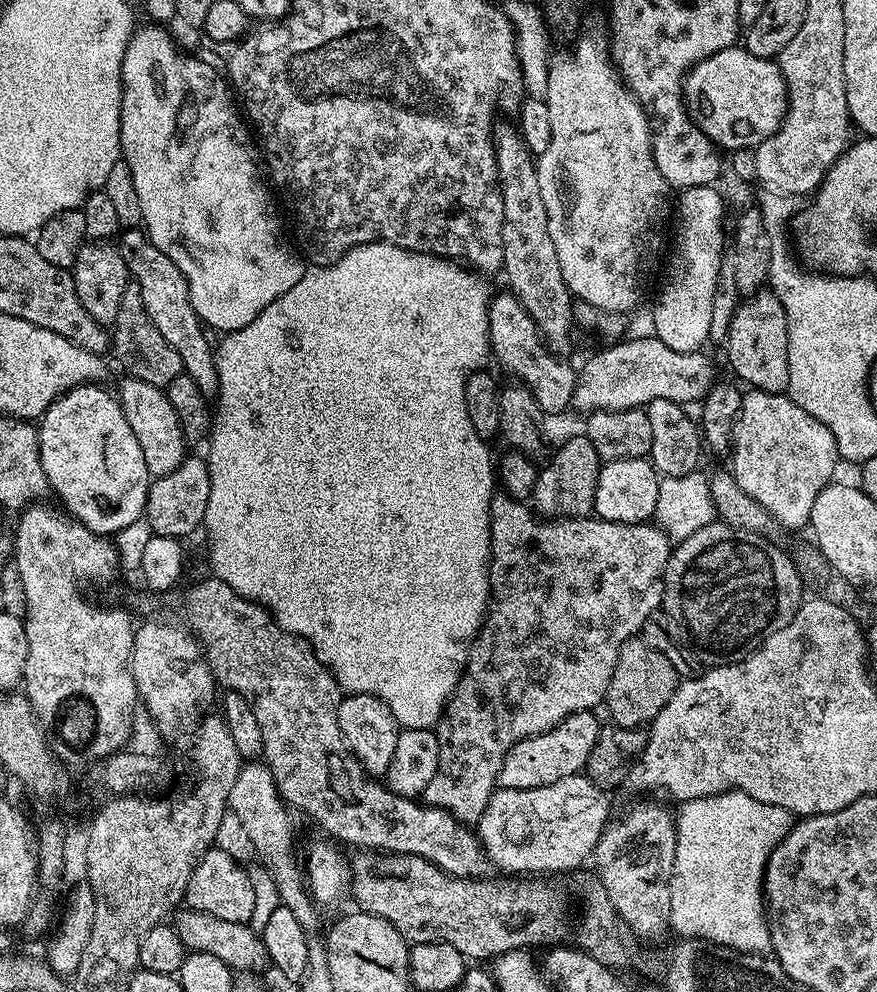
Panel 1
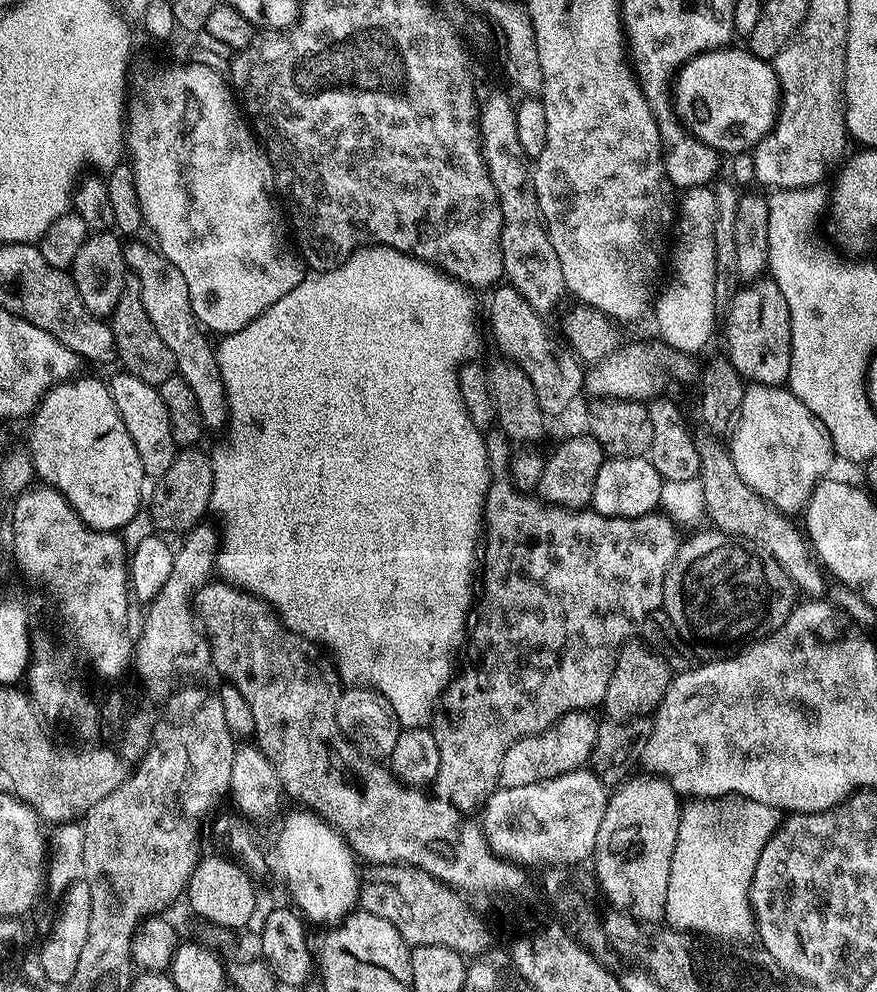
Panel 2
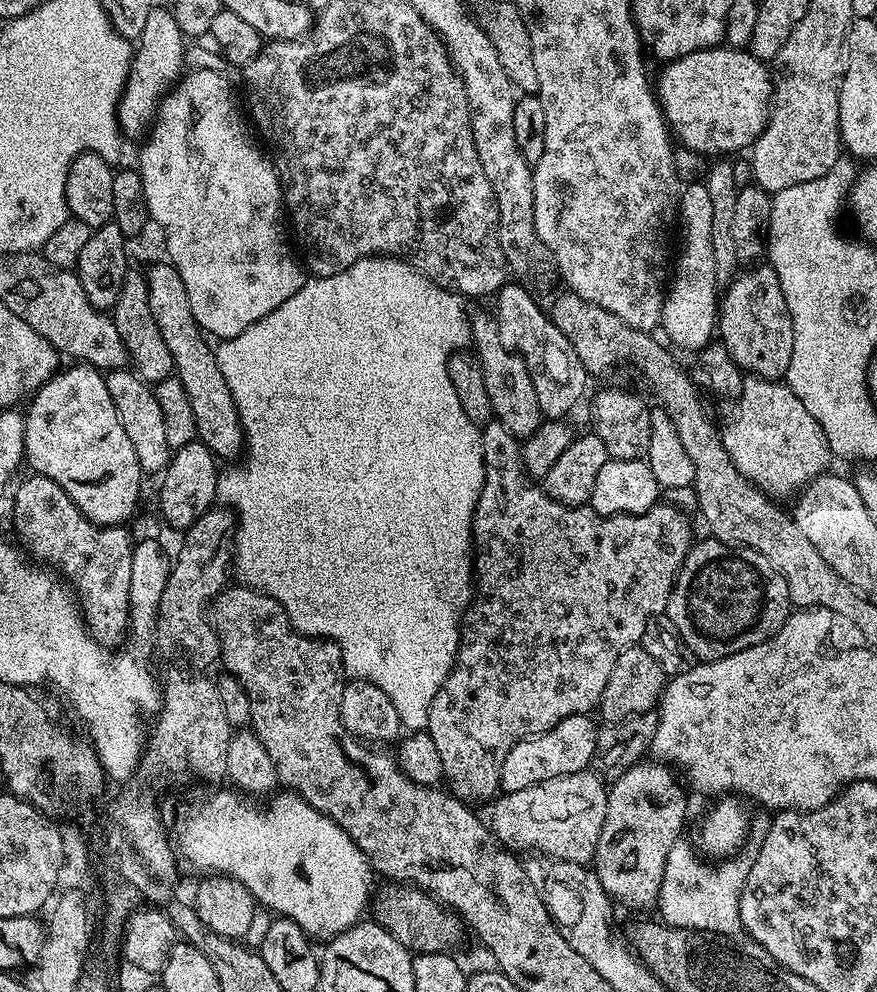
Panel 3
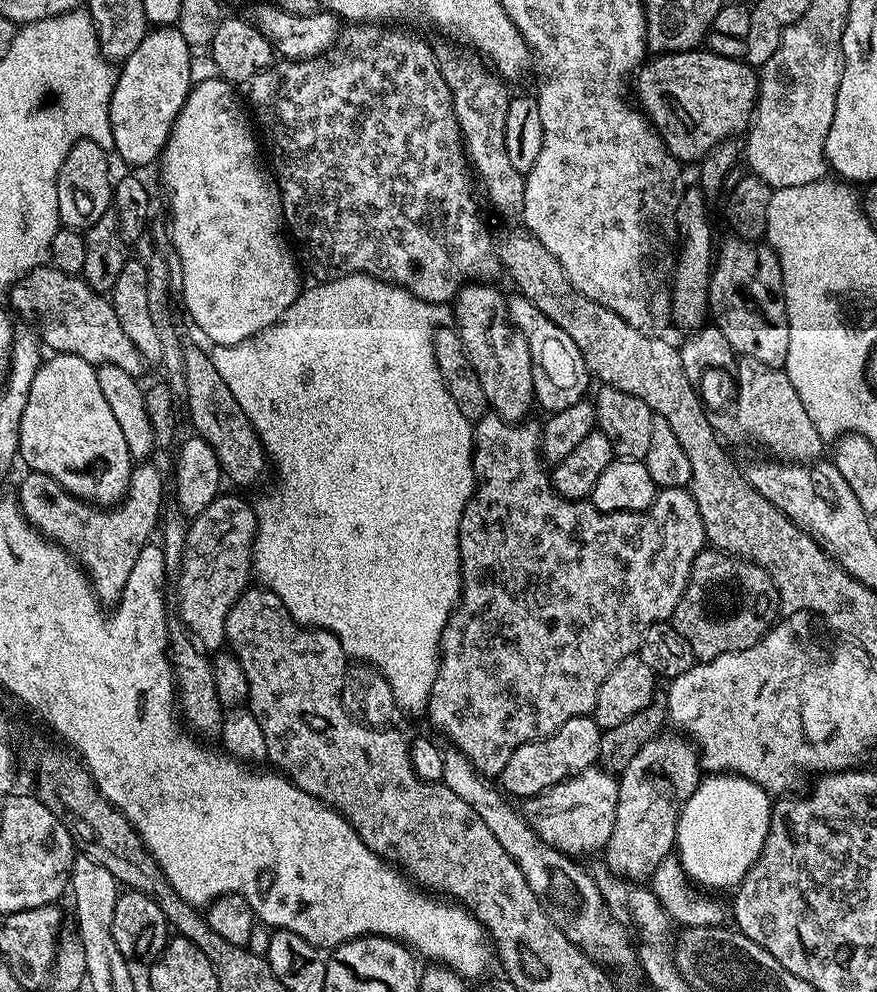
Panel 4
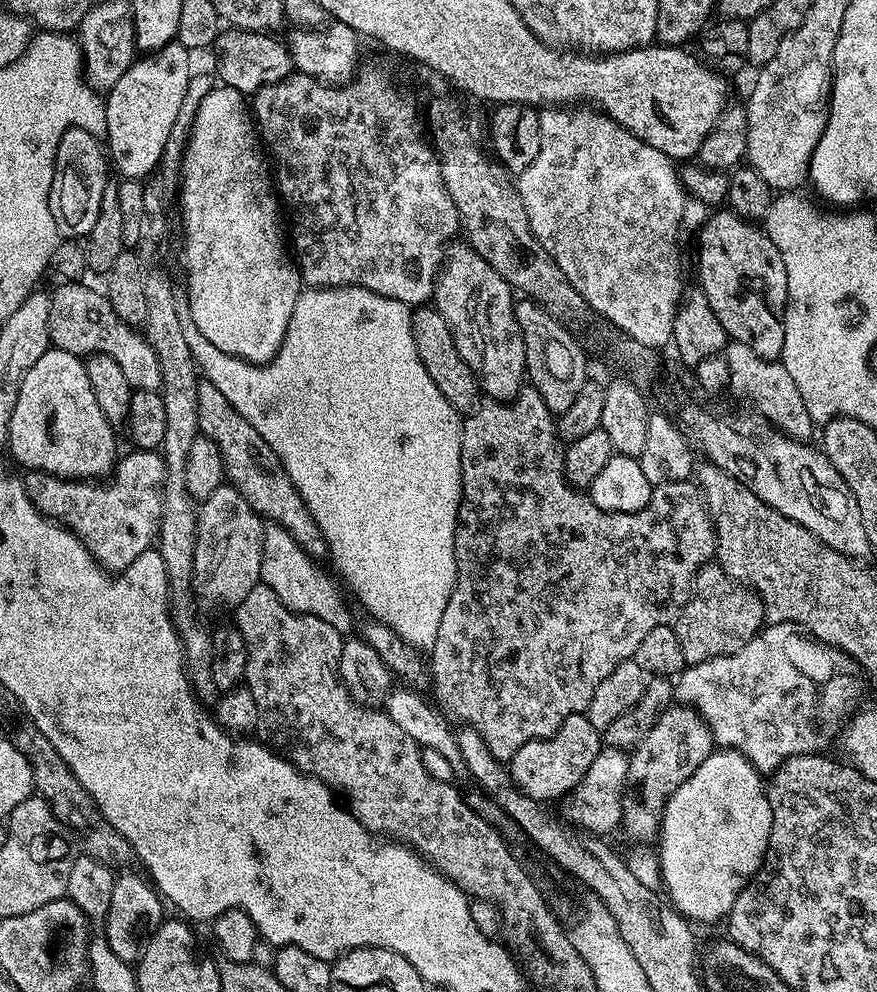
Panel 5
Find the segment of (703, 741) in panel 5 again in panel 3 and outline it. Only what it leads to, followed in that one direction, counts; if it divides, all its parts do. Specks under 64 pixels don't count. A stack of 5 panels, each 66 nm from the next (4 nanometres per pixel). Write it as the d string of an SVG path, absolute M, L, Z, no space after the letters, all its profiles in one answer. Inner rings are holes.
M664 762L648 763L636 764L630 770L626 770L622 778L611 781L606 822L602 826L602 834L598 834L598 846L594 857L594 871L602 886L617 905L625 904L628 908L648 908L652 903L655 905L659 901L666 858L681 839L680 831L684 828L684 815L688 812L685 785L683 783L680 785L676 781L675 774L671 772L673 769Z

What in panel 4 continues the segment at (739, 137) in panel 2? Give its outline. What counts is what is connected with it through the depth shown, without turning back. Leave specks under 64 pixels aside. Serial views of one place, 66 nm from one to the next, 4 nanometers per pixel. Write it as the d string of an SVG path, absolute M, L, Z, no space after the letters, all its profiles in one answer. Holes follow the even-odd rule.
M707 50L666 52L651 59L635 73L636 96L674 159L699 162L715 144L739 137L749 127L758 91L753 65Z

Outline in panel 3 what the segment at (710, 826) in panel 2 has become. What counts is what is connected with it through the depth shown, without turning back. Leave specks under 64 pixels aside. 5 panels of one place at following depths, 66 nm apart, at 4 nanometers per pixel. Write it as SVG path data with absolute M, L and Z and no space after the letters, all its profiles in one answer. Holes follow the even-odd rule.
M677 842L666 858L666 870L659 898L660 912L664 915L661 916L663 923L672 928L694 928L697 932L717 932L720 936L736 936L741 927L740 892L744 888L744 880L748 877L752 865L751 859L734 860L726 865L722 862L718 868L710 868L696 857L696 852L690 845L684 843Z

